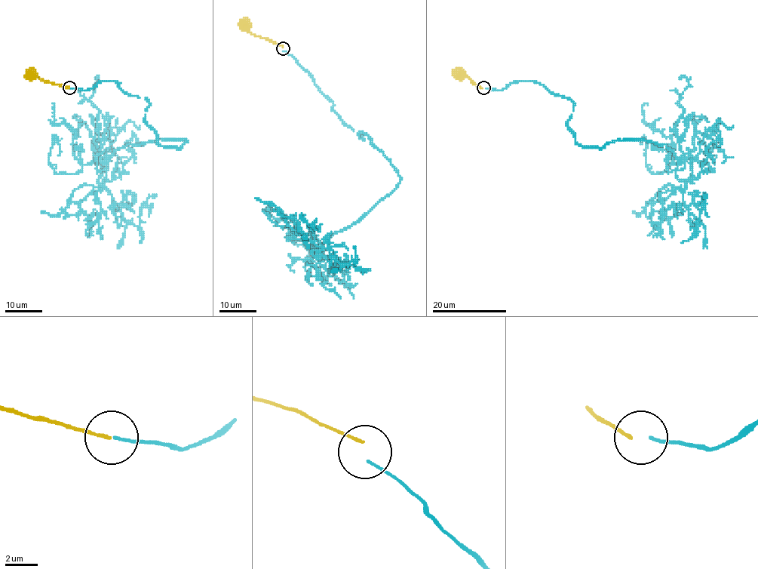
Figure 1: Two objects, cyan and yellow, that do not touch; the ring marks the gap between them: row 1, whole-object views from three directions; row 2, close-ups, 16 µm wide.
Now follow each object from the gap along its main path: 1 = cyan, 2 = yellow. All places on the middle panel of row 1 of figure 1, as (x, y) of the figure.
1: (283, 50), (339, 118), (370, 139), (400, 182), (320, 244), (317, 258), (312, 253), (320, 246), (254, 198)
2: (282, 47), (250, 34), (243, 26)

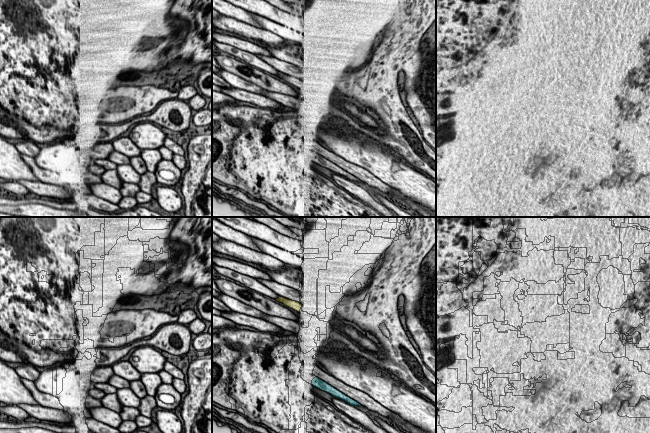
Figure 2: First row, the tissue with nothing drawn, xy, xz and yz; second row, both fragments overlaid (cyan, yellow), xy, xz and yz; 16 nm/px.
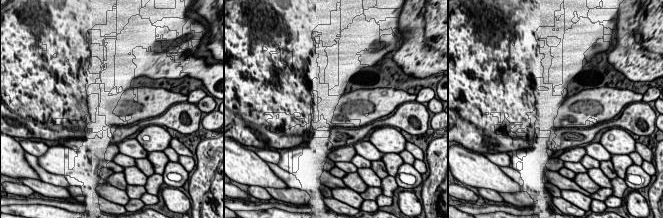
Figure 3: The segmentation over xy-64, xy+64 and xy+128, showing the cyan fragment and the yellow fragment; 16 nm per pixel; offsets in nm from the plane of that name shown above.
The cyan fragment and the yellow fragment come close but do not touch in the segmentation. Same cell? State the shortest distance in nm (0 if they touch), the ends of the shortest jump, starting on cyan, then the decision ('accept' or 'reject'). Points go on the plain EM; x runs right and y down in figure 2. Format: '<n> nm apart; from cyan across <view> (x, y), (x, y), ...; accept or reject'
1100 nm apart; from cyan across xz (315, 153), (298, 87); reject

